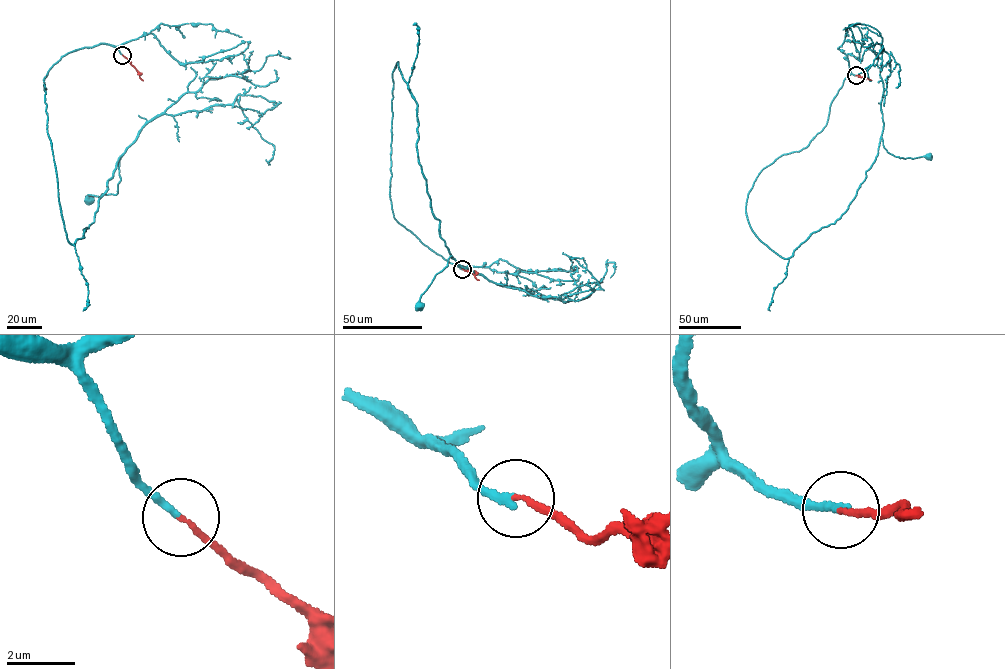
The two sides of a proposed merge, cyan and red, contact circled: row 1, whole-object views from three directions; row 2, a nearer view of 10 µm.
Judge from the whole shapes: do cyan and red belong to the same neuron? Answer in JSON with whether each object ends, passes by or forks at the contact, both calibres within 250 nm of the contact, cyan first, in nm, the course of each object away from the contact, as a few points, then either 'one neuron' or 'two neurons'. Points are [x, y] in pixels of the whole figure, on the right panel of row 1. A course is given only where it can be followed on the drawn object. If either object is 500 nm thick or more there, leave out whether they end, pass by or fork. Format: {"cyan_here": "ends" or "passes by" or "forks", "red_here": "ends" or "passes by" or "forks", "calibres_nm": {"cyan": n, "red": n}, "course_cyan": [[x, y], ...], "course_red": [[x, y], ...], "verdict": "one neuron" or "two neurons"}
{"cyan_here": "ends", "red_here": "ends", "calibres_nm": {"cyan": 240, "red": 160}, "course_cyan": [[855, 75], [809, 144], [754, 181], [759, 239], [787, 258], [833, 224], [881, 138], [900, 158], [928, 155]], "course_red": [[856, 75], [871, 80]], "verdict": "one neuron"}

